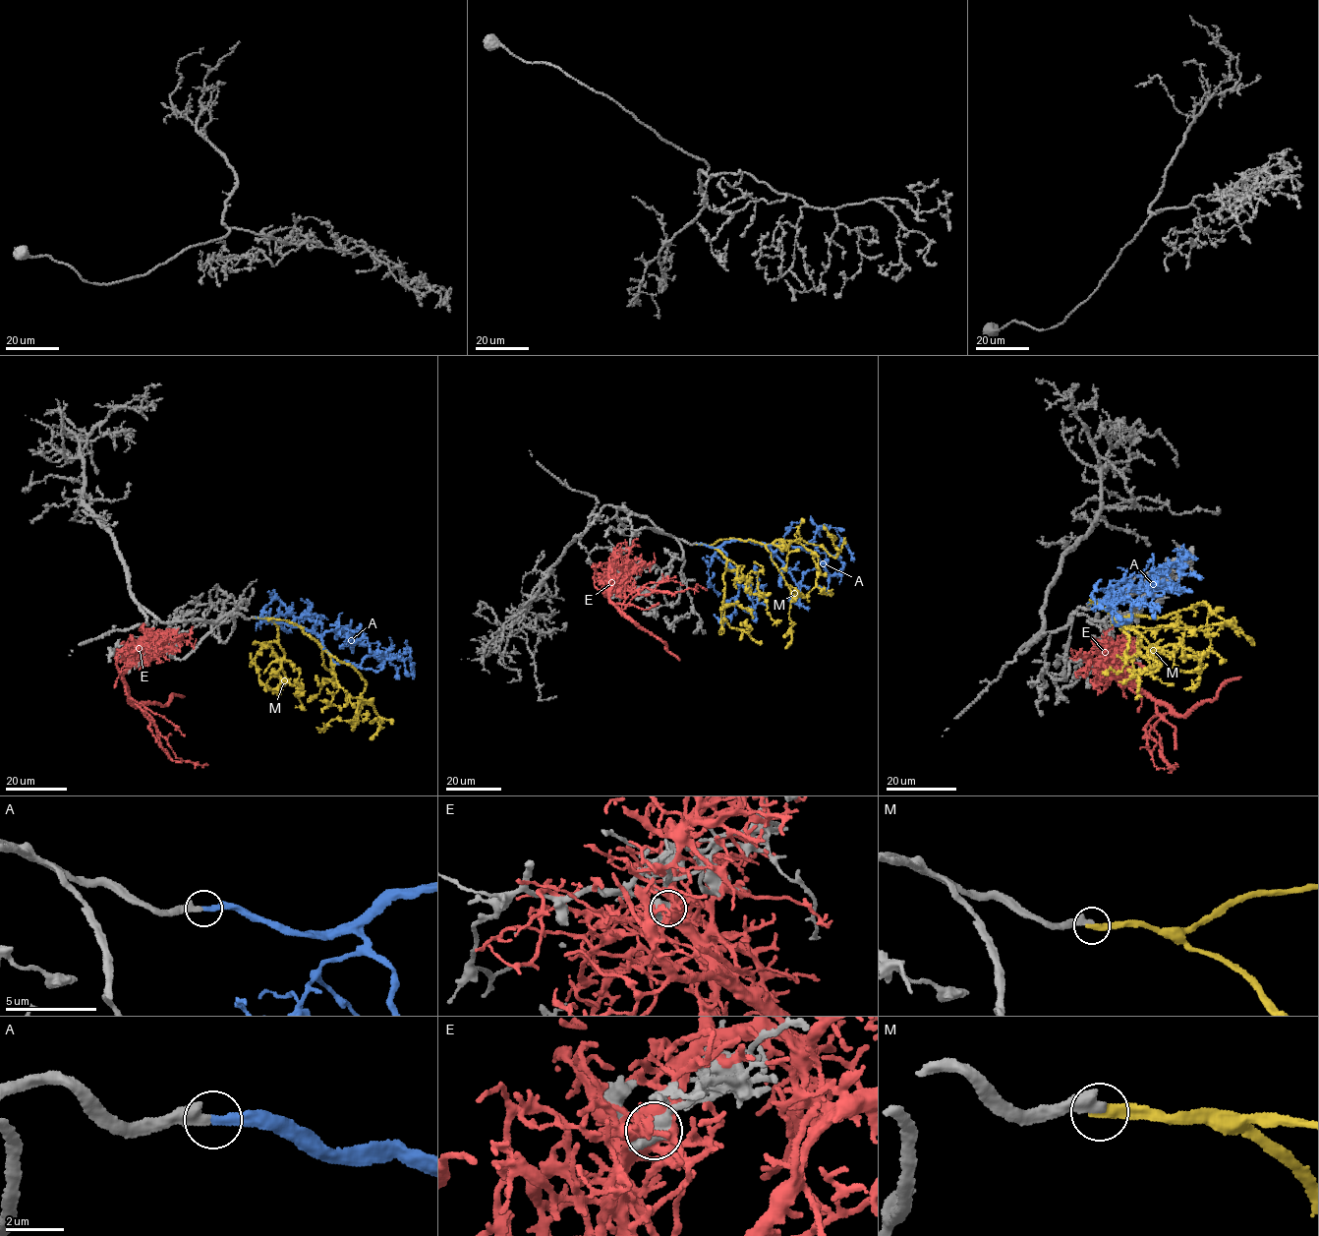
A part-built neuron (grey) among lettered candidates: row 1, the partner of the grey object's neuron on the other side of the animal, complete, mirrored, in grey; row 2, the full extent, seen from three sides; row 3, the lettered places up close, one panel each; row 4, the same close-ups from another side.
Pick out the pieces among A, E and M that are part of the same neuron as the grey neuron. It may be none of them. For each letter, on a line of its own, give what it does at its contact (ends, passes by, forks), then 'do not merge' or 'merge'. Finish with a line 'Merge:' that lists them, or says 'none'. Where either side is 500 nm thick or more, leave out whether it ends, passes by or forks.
A: it ends; merge
E: do not merge
M: it ends; do not merge
Merge: A

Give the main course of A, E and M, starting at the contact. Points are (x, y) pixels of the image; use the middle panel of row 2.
A: (697, 544), (717, 548), (730, 541), (742, 541), (803, 547), (819, 527), (825, 526), (834, 528), (854, 559)
E: (610, 576), (609, 595), (615, 605), (658, 590), (674, 592), (697, 585), (707, 590)
M: (697, 544), (735, 539), (764, 544), (783, 540), (797, 542), (814, 554), (821, 572), (806, 597), (789, 585)

